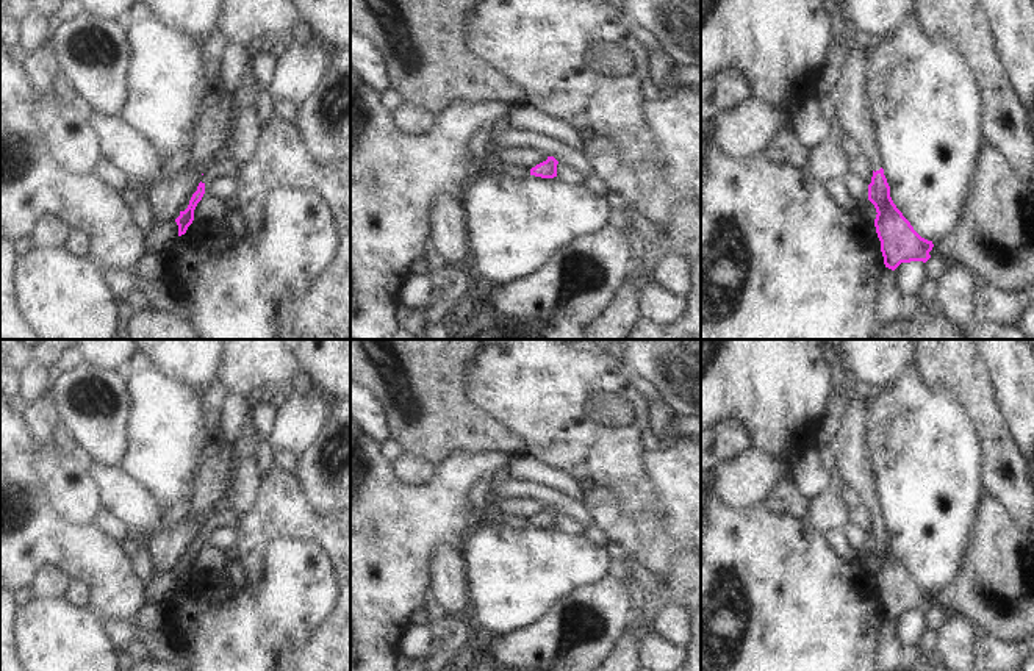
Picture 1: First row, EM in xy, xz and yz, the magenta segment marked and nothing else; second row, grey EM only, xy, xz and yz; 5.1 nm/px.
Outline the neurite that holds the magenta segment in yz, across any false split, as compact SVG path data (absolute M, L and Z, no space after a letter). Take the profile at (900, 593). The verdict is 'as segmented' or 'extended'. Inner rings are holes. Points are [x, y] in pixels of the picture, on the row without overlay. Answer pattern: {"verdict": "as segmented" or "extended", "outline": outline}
{"verdict": "extended", "outline": "M868 397L848 404L846 416L829 447L835 458L837 480L853 486L871 515L868 551L876 558L874 577L881 591L885 618L895 621L901 613L926 613L934 594L921 588L890 547L881 507L873 490L873 474L865 454L865 404Z"}

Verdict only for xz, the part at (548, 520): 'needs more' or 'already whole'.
already whole

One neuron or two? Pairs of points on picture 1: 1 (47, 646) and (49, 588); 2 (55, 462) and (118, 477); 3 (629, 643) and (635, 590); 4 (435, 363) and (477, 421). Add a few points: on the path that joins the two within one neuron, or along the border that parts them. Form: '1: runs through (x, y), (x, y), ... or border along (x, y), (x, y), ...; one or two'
1: border along (35, 596), (44, 599), (66, 598); two
2: border along (89, 463), (105, 505); two
3: border along (646, 593), (643, 607), (634, 612); two
4: runs through (435, 377), (463, 407); one

